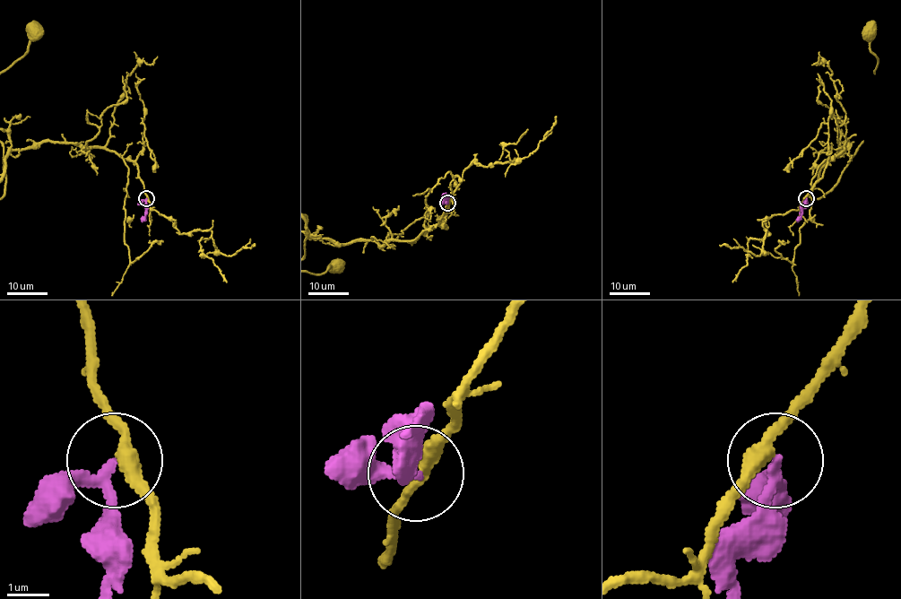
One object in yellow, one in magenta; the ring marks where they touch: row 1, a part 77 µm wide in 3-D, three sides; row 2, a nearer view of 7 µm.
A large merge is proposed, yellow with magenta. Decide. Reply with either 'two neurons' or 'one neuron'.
two neurons

